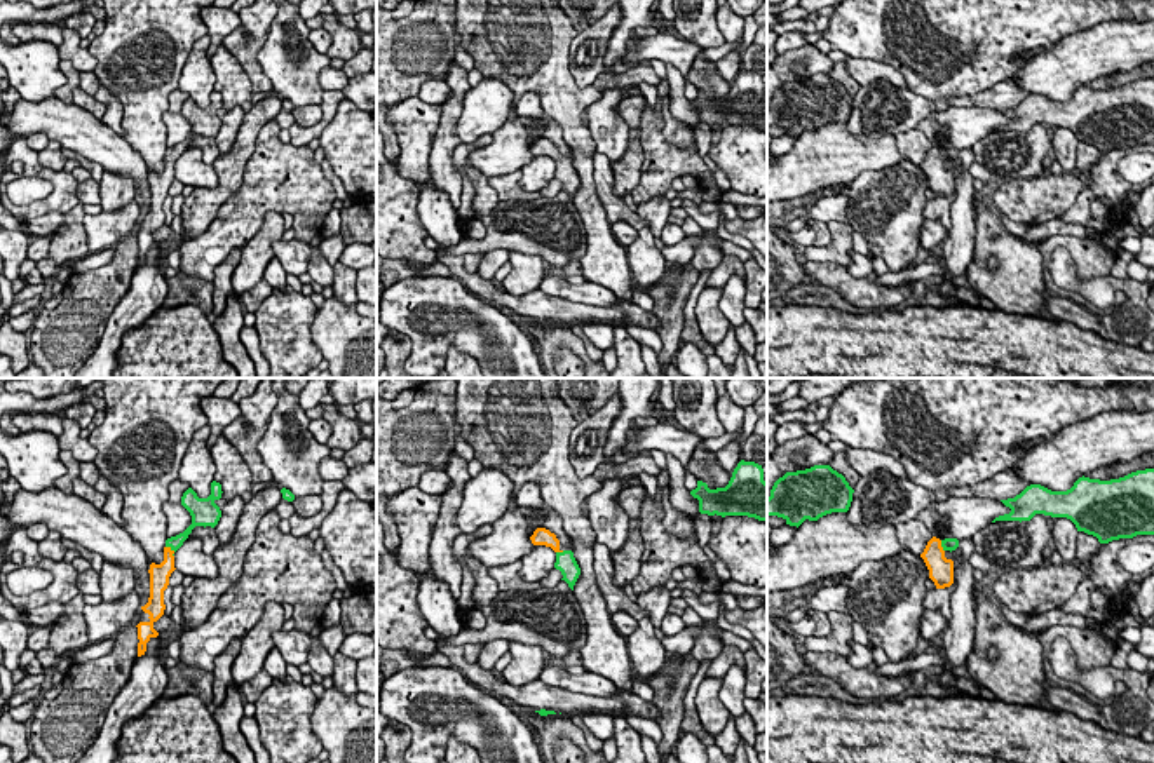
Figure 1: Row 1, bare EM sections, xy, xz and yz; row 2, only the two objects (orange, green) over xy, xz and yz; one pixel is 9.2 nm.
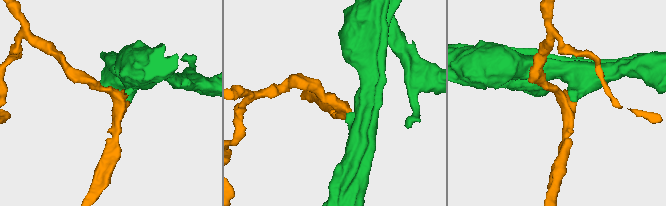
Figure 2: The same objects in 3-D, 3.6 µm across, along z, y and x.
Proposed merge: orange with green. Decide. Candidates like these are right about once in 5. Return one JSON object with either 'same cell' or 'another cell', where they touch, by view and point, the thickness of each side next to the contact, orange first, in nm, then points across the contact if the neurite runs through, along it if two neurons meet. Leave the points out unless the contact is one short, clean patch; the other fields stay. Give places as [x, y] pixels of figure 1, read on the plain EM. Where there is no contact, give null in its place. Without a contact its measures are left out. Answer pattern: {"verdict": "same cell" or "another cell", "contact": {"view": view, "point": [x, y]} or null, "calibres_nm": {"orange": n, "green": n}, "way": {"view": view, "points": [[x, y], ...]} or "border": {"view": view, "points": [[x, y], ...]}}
{"verdict": "same cell", "contact": {"view": "xy", "point": [171, 161]}, "calibres_nm": {"orange": 190, "green": 130}, "way": {"view": "xy", "points": [[159, 183], [168, 175], [171, 161], [175, 152]]}}

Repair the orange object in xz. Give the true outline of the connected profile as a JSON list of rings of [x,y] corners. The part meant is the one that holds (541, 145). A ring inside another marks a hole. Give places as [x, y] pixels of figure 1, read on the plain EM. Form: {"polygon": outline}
{"polygon": [[[537,138],[533,145],[530,146],[533,155],[546,155],[551,157],[556,162],[556,172],[554,178],[561,181],[563,188],[568,197],[574,200],[574,195],[580,185],[580,178],[574,167],[572,160],[561,160],[560,150],[554,143],[551,143],[546,138]]]}

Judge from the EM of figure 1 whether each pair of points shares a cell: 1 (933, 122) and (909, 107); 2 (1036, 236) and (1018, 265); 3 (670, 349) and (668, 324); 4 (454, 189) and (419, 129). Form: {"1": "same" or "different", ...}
{"1": "different", "2": "different", "3": "same", "4": "different"}

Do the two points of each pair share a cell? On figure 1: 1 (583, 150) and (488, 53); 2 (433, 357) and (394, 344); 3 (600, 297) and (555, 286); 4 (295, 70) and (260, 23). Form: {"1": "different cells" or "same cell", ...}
{"1": "same cell", "2": "different cells", "3": "same cell", "4": "different cells"}

